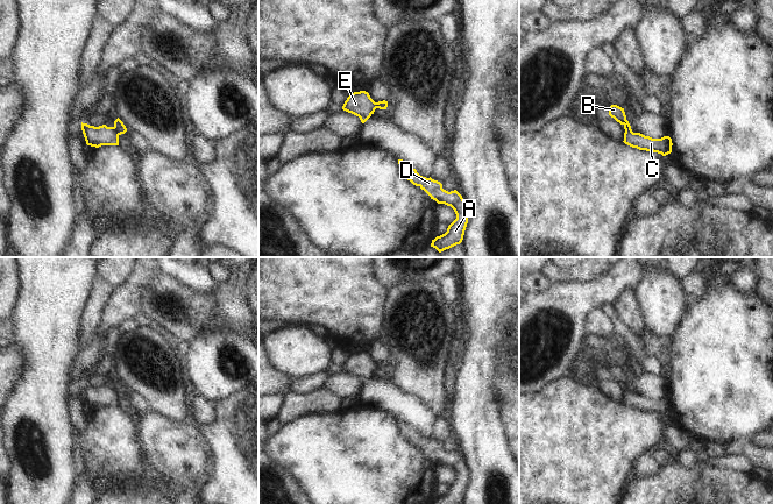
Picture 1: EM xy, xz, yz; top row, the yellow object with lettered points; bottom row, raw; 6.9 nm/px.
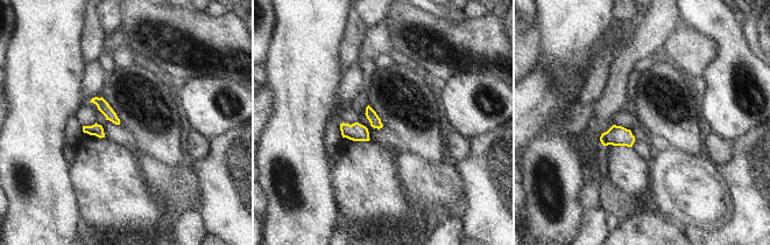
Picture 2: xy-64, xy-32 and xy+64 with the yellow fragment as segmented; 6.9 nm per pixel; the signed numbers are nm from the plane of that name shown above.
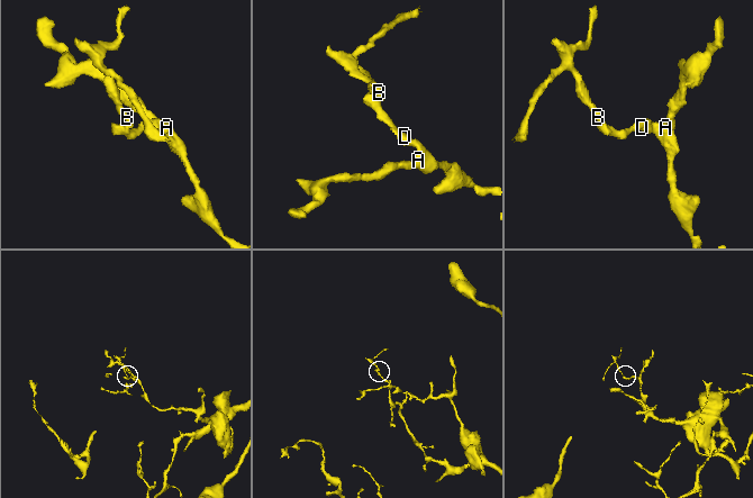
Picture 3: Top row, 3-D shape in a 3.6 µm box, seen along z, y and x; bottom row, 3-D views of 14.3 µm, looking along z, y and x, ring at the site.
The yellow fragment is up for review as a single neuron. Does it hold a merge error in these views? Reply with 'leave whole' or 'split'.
split

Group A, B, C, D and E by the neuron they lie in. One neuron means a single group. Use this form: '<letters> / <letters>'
A C D E / B

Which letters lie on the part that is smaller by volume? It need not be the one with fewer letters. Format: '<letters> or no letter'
B

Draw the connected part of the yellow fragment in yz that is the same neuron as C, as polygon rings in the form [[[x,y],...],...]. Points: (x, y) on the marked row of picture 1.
[[[632,129],[625,130],[623,142],[632,148],[658,152],[662,156],[671,154],[673,145],[672,139],[669,136],[652,139],[640,133],[633,133]]]

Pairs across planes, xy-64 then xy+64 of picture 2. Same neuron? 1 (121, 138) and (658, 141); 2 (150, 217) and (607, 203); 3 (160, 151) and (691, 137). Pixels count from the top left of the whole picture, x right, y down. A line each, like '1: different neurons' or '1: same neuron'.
1: same neuron
2: different neurons
3: same neuron

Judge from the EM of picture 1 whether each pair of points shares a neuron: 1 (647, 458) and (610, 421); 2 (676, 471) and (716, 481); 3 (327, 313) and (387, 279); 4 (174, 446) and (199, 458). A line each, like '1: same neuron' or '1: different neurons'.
1: different neurons
2: same neuron
3: different neurons
4: same neuron

